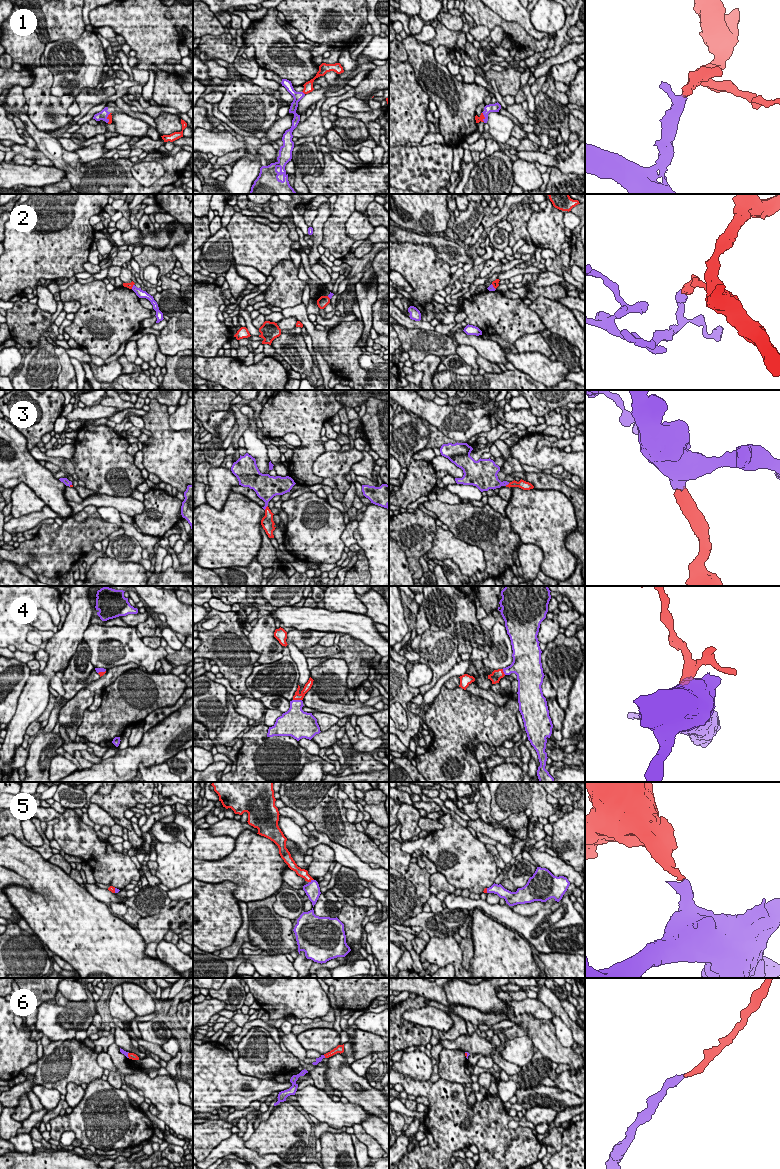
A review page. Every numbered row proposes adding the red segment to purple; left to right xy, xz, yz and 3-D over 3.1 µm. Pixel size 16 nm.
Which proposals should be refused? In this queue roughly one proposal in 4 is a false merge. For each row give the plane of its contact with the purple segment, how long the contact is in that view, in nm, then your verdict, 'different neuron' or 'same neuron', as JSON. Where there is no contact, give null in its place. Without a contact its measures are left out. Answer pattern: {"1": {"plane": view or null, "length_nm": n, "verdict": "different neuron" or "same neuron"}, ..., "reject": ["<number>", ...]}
{"1": {"plane": "yz", "length_nm": 160, "verdict": "same neuron"}, "2": {"plane": "yz", "length_nm": 120, "verdict": "different neuron"}, "3": {"plane": "xz", "length_nm": 100, "verdict": "same neuron"}, "4": {"plane": "xz", "length_nm": 140, "verdict": "same neuron"}, "5": {"plane": "xz", "length_nm": 100, "verdict": "same neuron"}, "6": {"plane": "yz", "length_nm": 100, "verdict": "same neuron"}, "reject": ["2"]}

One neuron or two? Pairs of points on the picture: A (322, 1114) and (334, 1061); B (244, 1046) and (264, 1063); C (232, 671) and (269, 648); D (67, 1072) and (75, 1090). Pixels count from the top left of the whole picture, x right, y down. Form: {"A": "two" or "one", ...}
{"A": "two", "B": "one", "C": "two", "D": "two"}

